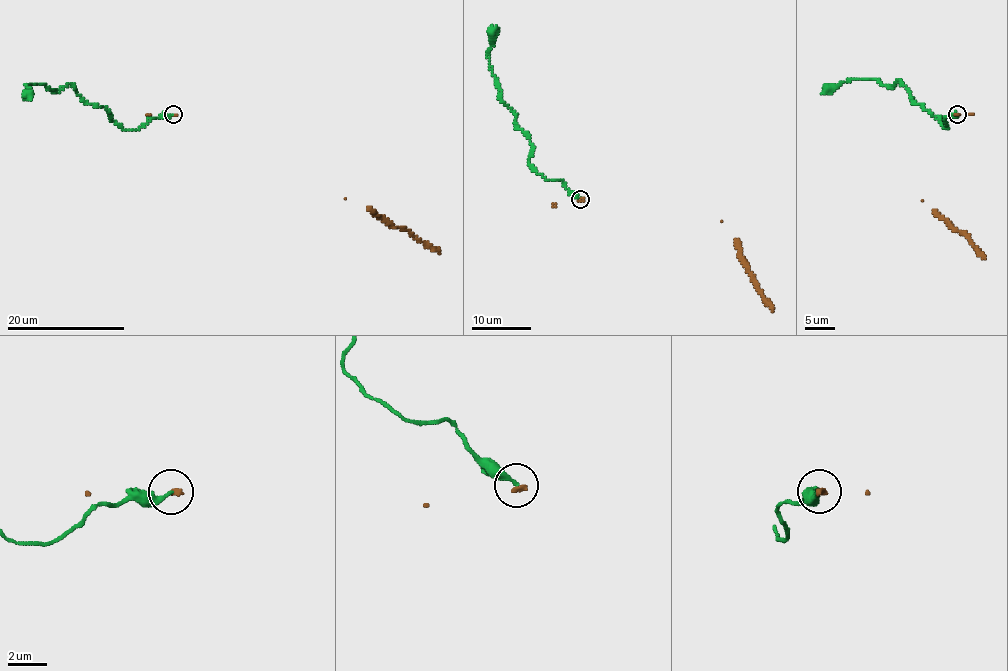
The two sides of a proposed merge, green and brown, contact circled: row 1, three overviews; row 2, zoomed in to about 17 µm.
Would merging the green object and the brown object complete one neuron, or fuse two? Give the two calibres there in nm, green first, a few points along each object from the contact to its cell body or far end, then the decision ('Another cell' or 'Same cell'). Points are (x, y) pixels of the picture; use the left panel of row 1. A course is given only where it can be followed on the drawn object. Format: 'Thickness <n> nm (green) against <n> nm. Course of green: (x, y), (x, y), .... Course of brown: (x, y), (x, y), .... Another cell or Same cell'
Thickness 240 nm (green) against 200 nm. Course of green: (172, 114), (134, 131), (125, 129), (70, 84), (57, 92), (26, 85), (31, 101). Course of brown: (173, 114), (344, 197), (147, 114). Another cell

